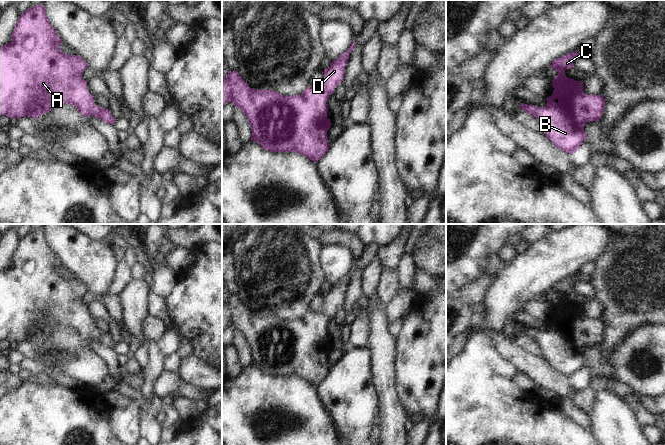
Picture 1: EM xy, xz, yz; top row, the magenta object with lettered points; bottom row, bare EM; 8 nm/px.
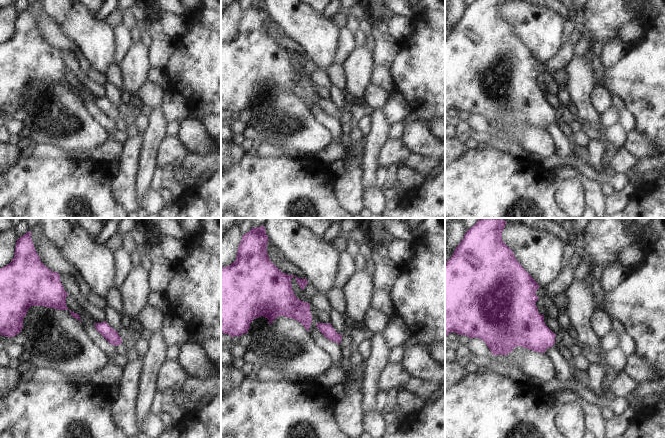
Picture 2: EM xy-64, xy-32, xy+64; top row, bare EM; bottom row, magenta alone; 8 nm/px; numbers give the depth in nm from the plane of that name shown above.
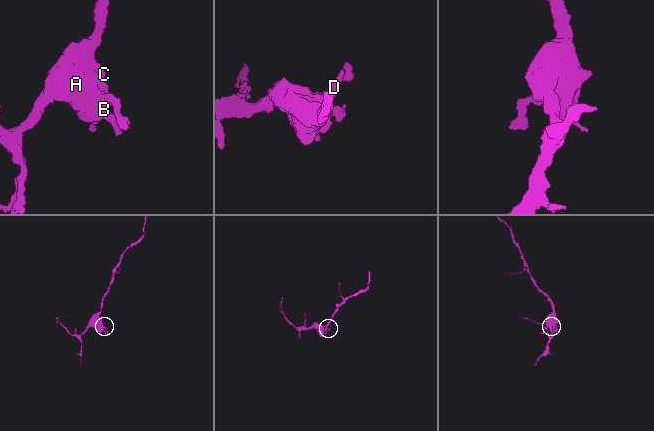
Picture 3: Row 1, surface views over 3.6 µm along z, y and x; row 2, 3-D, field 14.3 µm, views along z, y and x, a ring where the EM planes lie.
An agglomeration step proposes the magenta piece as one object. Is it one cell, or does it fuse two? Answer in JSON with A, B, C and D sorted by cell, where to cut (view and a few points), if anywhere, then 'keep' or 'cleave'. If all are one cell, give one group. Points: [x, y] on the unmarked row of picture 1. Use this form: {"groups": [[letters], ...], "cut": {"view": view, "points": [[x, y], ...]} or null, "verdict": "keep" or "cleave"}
{"groups": [["A", "B", "C", "D"]], "cut": null, "verdict": "keep"}

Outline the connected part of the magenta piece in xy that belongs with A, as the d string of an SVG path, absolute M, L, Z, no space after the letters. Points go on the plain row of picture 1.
M43 227L34 231L30 231L19 240L19 244L17 245L12 256L11 266L0 271L0 340L5 339L9 343L12 341L19 343L25 340L37 343L40 339L47 338L49 335L51 335L57 327L65 327L76 330L84 341L93 339L98 343L102 343L105 347L113 349L116 343L112 341L108 332L100 332L95 329L94 322L87 313L87 305L82 301L82 297L88 292L87 286L80 279L67 279L63 277L60 274L62 267L62 263L58 260L53 250L49 246Z

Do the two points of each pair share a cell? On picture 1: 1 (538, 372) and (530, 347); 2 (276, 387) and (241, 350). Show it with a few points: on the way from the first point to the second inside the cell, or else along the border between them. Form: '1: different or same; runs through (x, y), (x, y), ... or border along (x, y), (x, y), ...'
1: different; border along (515, 341), (518, 346), (527, 352), (544, 359)
2: different; border along (250, 364), (243, 368)

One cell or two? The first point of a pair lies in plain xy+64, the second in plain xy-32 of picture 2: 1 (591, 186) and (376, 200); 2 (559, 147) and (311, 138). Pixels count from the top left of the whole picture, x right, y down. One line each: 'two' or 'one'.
1: one
2: two

